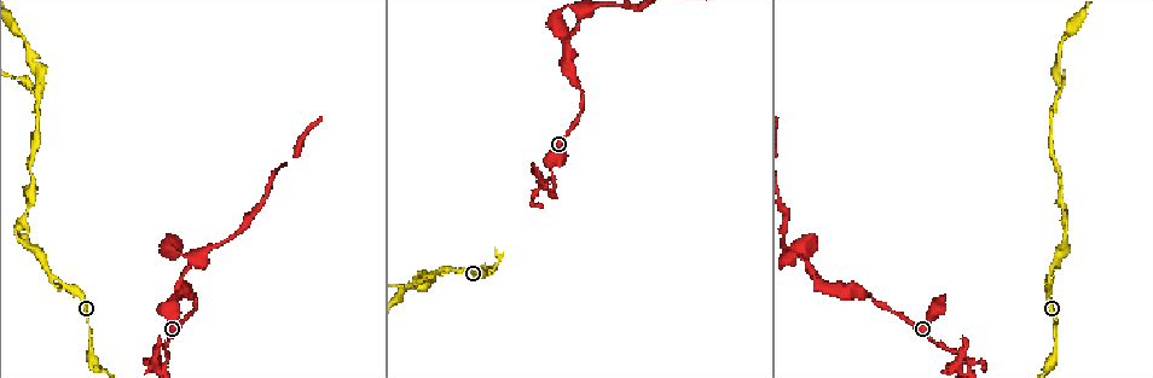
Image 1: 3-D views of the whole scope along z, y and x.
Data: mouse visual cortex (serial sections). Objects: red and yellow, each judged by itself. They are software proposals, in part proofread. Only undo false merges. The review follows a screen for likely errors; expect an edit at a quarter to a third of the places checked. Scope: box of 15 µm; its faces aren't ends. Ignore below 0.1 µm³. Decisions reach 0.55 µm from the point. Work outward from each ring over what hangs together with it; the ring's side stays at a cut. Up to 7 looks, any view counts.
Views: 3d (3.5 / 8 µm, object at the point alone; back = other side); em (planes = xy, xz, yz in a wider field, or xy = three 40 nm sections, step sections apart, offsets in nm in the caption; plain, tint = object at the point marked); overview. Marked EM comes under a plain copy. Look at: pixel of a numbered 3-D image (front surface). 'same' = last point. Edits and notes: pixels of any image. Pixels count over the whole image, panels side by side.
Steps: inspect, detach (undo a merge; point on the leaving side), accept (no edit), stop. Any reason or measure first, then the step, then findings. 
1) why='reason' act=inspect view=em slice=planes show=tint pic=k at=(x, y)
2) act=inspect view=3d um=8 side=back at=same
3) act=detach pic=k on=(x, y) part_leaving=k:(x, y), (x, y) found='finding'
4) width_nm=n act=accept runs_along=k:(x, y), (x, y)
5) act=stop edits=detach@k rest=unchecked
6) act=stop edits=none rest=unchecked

why='abrupt turn' act=inspect view=3d um=3.5 pic=1 at=(164, 366)

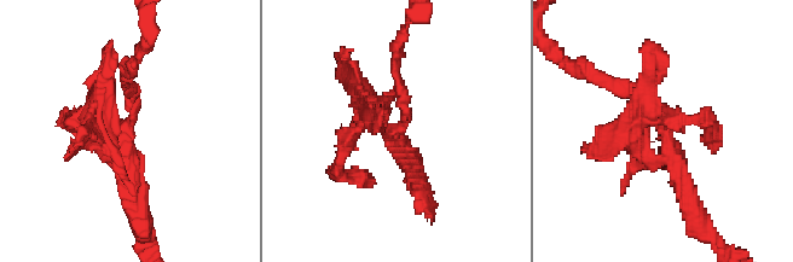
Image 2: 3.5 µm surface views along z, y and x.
why='now the EM' act=inspect view=em slice=xy step=2 show=tint pic=2 at=(395, 131)

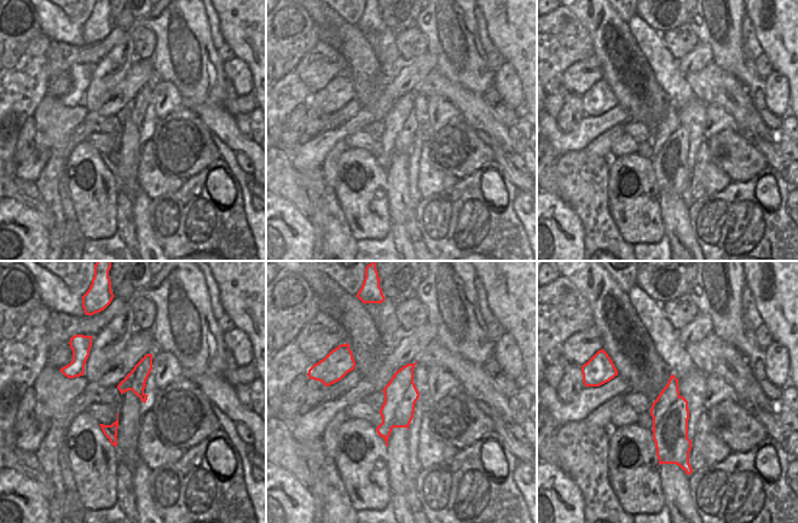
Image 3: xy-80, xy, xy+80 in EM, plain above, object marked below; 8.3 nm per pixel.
width_nm=280 act=detach pic=2 on=(99, 128) part_leaving=2:(111, 159), (97, 126), (70, 118) found='a second cell is stuck on'

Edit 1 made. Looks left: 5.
act=inspect view=overview

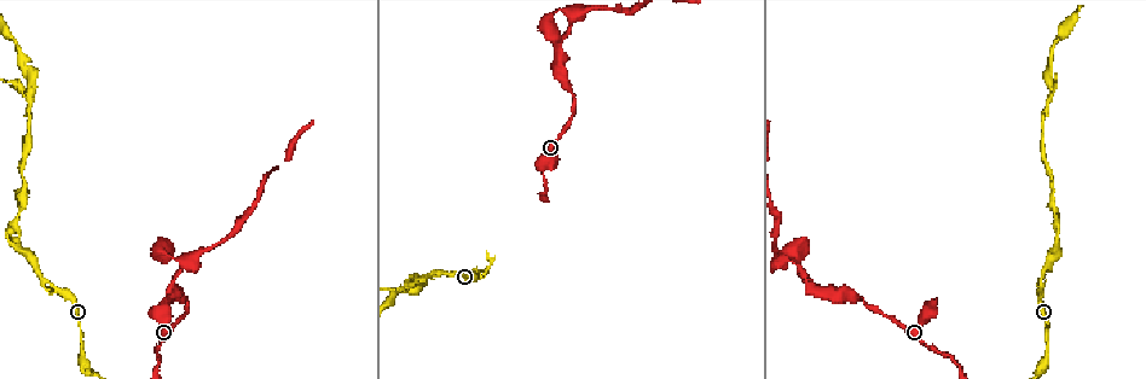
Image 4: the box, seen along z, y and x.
why='thin neck' act=inspect view=3d um=3.5 pic=4 at=(48, 282)

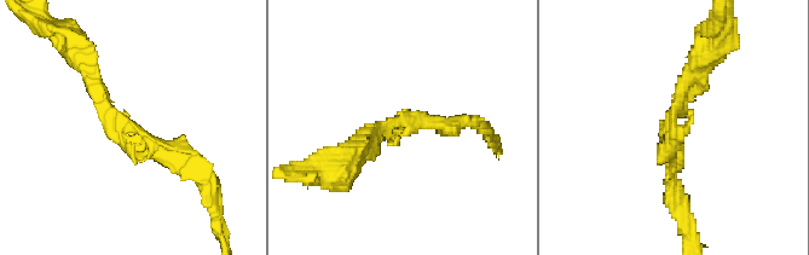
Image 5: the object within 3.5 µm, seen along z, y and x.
arm_widths_nm=200,200 why='need the tissue' act=inspect view=em slice=xy step=2 show=tint pic=5 at=(396, 121)

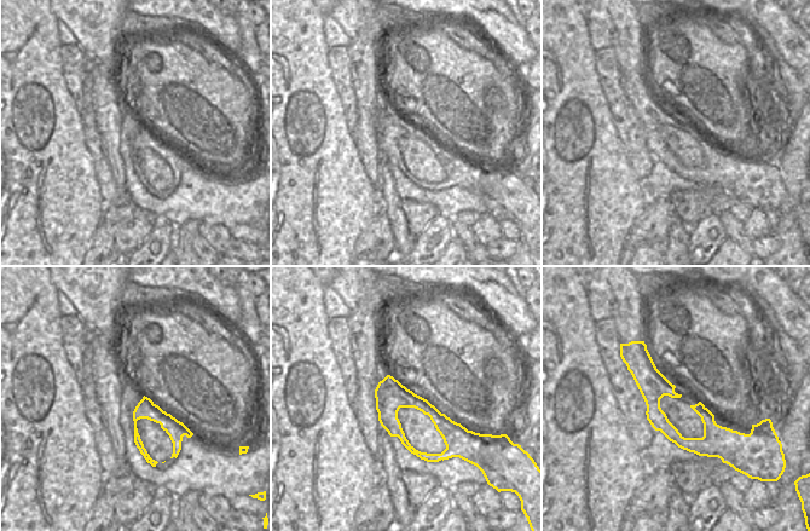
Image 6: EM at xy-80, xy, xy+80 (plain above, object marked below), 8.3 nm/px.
width_nm=260 act=accept runs_along=5:(188, 164), (113, 116), (84, 64) found='one cell here'

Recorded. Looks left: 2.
why='narrows sharply' act=inspect view=3d um=3.5 pic=4 at=(1059, 239)

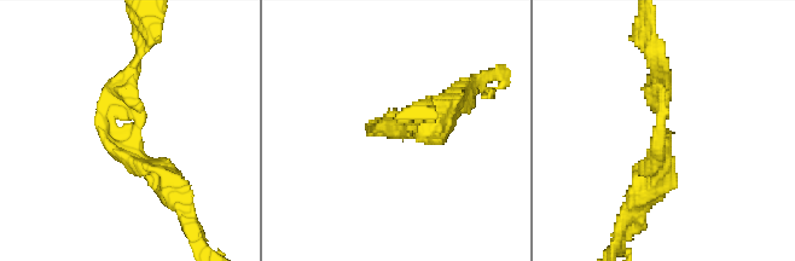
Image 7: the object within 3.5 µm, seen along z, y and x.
arm_widths_nm=200,350 act=inspect view=em slice=xy step=1 show=tint pic=7 at=(137, 123)

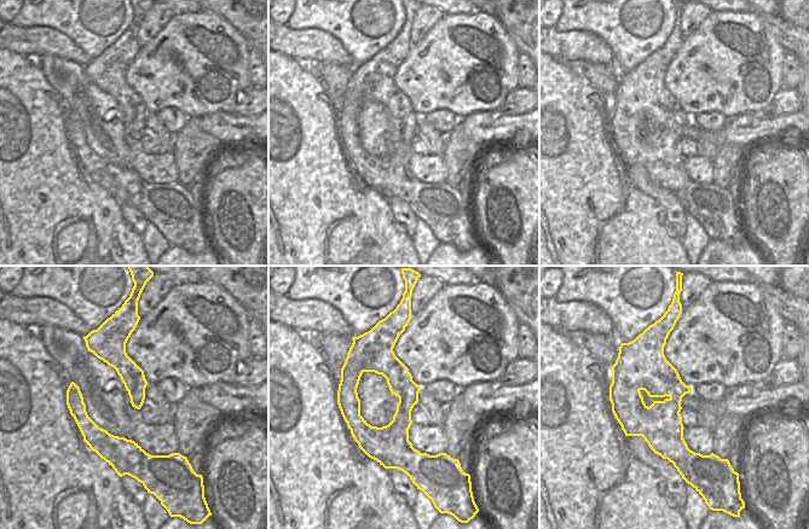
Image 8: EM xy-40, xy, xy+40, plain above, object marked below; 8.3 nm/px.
act=accept runs_along=7:(167, 189), (134, 151), (138, 54) found='all the same cell'

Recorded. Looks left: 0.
act=stop edits=detach@2 rest=unchecked

